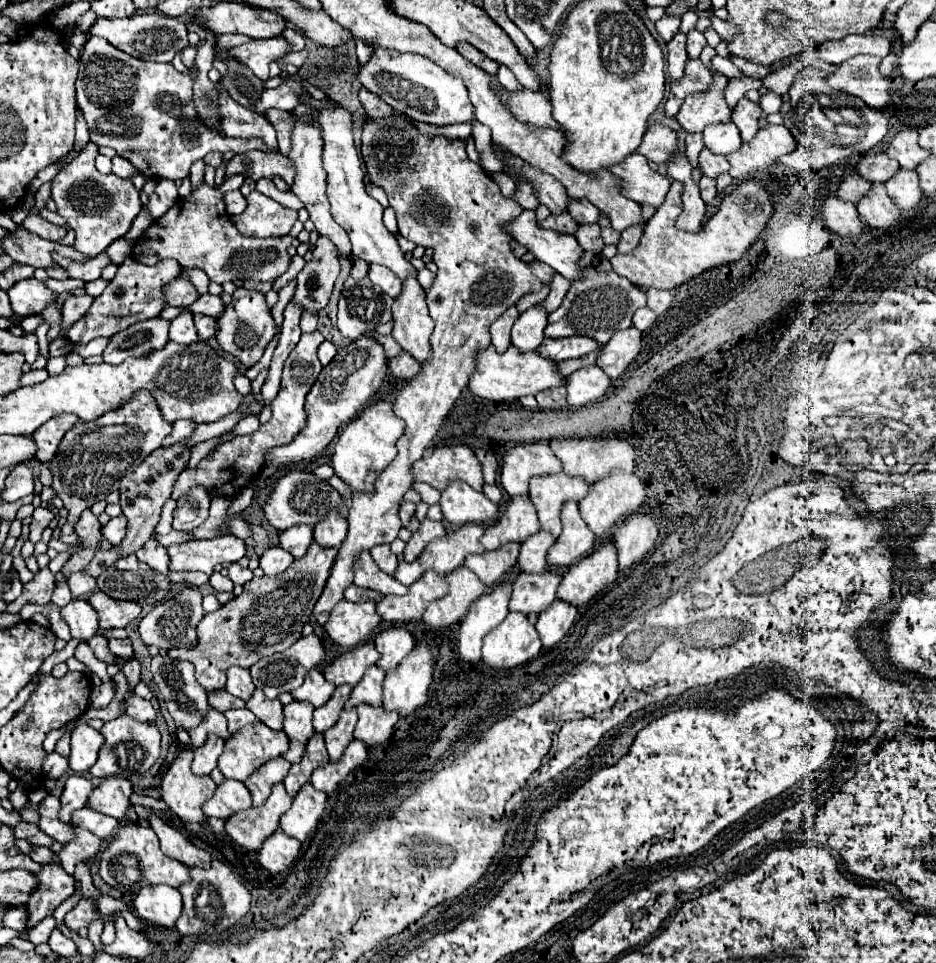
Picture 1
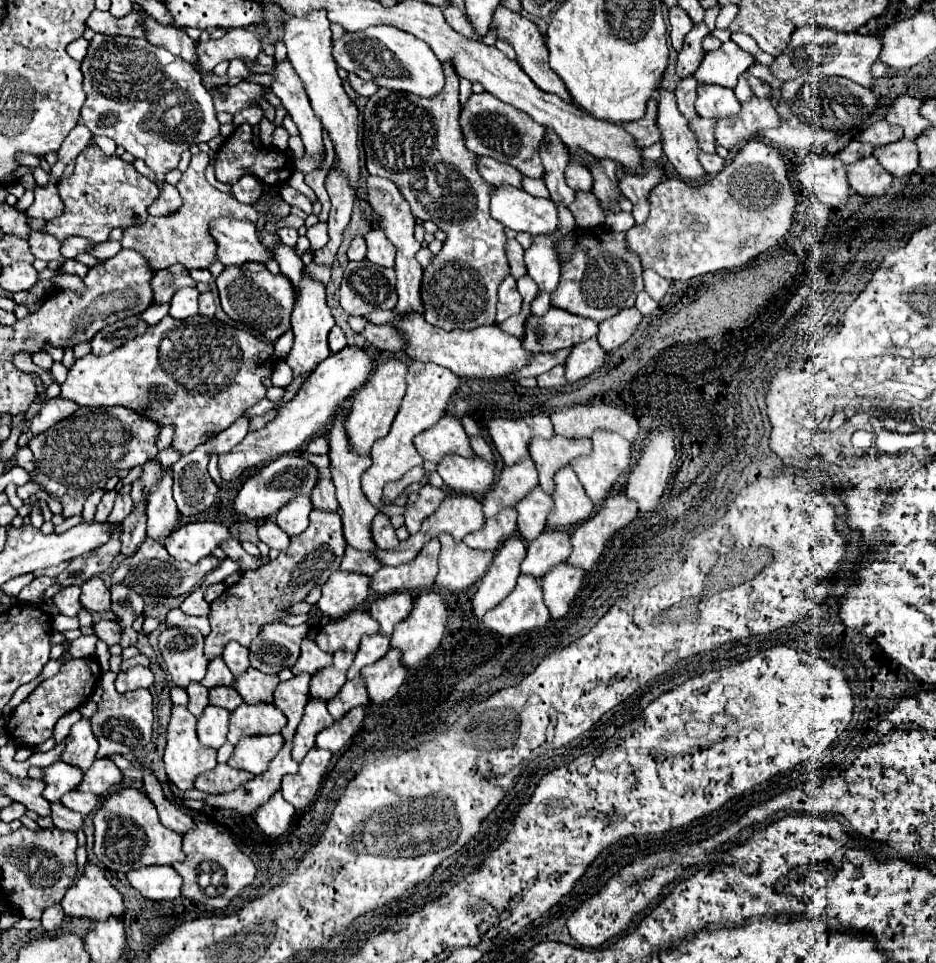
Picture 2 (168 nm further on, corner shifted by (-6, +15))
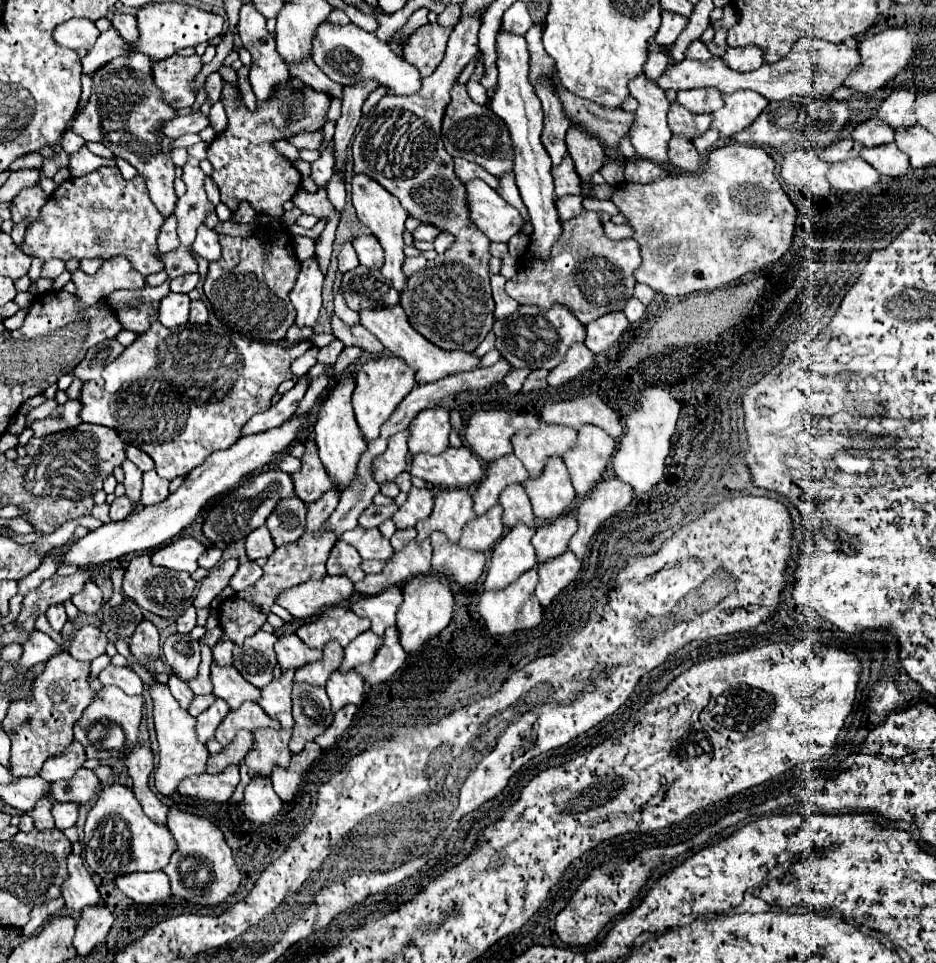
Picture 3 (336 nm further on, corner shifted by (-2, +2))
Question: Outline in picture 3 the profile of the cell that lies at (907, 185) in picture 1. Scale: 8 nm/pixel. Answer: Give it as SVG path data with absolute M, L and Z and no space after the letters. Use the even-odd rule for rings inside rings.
M886 142L886 144L880 144L880 146L872 146L872 148L862 148L860 150L860 156L870 164L874 166L880 174L886 174L886 176L902 176L908 172L908 156L898 150L894 146L894 142Z

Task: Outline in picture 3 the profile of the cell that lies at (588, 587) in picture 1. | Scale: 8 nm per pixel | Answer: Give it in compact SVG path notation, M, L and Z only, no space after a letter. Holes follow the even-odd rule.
M602 478L578 506L578 530L570 538L570 550L582 560L592 534L616 512L624 510L632 500L632 486L620 478Z

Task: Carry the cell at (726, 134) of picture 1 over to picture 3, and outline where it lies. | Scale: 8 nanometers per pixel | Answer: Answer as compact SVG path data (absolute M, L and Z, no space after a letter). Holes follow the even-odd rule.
M716 88L684 90L684 92L678 92L676 100L680 100L680 104L690 112L698 112L698 114L704 114L704 112L710 114L722 106L722 96Z

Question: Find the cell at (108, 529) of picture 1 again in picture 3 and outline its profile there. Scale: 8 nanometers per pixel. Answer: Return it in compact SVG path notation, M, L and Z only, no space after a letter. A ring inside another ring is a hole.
M124 494L124 496L116 498L116 500L110 504L110 520L126 518L132 510L134 510L134 500Z

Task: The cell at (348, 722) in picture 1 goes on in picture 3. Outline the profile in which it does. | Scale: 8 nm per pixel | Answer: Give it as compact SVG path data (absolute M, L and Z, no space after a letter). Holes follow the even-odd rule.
M336 670L326 682L326 692L332 702L332 712L336 712L340 710L340 706L348 702L360 704L364 692L364 680L356 670L348 670L348 672Z

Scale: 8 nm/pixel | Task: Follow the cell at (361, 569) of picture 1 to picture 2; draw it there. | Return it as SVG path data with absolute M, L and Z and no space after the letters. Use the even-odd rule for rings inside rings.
M338 413L332 429L328 433L328 441L330 441L330 469L332 469L332 481L336 485L336 497L340 503L340 515L342 515L342 525L344 525L344 539L350 547L358 549L358 551L366 551L370 555L376 557L376 543L372 539L372 519L378 515L376 509L372 509L372 505L368 505L364 501L364 493L360 489L360 477L362 473L368 469L368 465L372 463L370 457L356 457L356 453L352 453L348 449L348 439L344 437L344 427L342 427L344 415Z

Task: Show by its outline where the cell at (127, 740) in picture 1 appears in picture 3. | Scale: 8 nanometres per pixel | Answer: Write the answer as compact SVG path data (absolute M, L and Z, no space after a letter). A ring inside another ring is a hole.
M104 686L100 692L96 692L92 702L84 708L82 718L74 724L74 740L84 746L86 758L96 758L100 762L112 760L112 758L116 758L116 760L124 758L128 754L128 750L132 750L132 746L136 746L136 742L138 742L142 704L144 704L142 696L128 696L116 686ZM112 724L118 724L124 732L124 746L120 750L104 750L102 748L102 740L108 736L108 730Z

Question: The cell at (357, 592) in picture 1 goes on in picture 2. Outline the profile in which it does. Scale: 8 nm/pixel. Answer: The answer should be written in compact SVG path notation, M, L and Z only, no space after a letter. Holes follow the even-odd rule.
M350 545L346 547L346 555L340 563L340 569L342 571L348 571L348 573L362 573L362 575L374 575L376 571L380 571L380 563L374 559L374 557L368 557L366 553L360 553L358 549L352 549Z

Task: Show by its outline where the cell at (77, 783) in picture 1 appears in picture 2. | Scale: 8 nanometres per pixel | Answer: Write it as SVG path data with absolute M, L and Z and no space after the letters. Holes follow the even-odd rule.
M64 761L54 763L52 767L46 767L46 775L44 775L44 797L52 803L60 803L60 797L68 791L78 789L80 781L84 777L82 769L76 769L76 765L66 765Z

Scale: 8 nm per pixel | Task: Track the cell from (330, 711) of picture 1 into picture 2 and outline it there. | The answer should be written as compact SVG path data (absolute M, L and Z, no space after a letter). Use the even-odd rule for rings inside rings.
M334 653L334 661L324 673L312 677L310 695L316 701L330 701L340 693L342 685L346 683L346 671L354 661L354 653Z

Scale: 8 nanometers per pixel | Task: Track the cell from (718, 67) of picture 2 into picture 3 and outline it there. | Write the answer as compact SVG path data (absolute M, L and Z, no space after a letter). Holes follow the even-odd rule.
M744 46L744 48L728 48L724 62L736 68L738 72L750 72L764 64L764 50L760 46Z

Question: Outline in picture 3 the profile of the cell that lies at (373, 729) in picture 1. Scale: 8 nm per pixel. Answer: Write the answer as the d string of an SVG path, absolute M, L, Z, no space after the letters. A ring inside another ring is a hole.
M390 626L384 634L384 644L368 664L360 664L356 670L370 686L378 686L388 680L406 660L406 652L400 646L400 634L396 626Z

